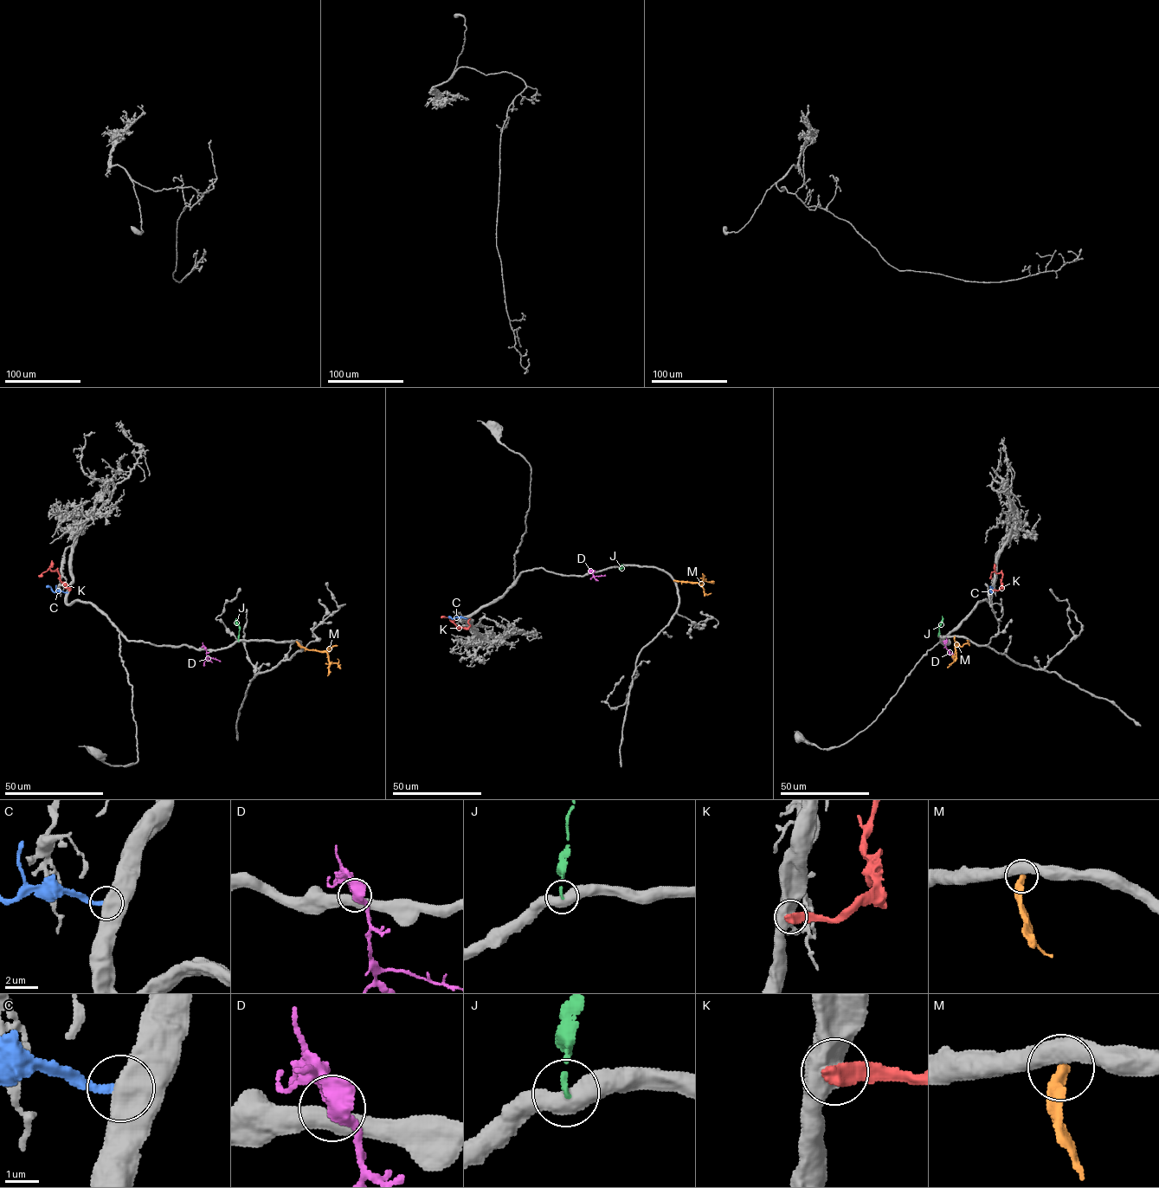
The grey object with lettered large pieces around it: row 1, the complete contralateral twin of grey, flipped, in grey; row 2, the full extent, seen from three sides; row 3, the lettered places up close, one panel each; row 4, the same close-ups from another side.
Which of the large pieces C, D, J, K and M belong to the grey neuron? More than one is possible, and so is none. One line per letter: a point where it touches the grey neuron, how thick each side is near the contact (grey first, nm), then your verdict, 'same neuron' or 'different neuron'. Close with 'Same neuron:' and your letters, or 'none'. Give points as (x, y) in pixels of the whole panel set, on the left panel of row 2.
C: contact (66, 592); calibres 800 and 300 nm; different neuron
D: contact (204, 648); calibres 480 and 140 nm; different neuron
J: contact (238, 641); calibres 500 and 130 nm; different neuron
K: contact (69, 590); calibres 950 and 550 nm; different neuron
M: contact (296, 641); calibres 550 and 360 nm; different neuron
Same neuron: none

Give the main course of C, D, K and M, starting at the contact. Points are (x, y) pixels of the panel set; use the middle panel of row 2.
C: (466, 618), (448, 616)
D: (591, 573), (591, 571), (595, 576), (605, 575)
K: (469, 619), (468, 628), (458, 629), (448, 617), (441, 617)
M: (674, 580), (699, 582), (704, 580), (702, 573)

